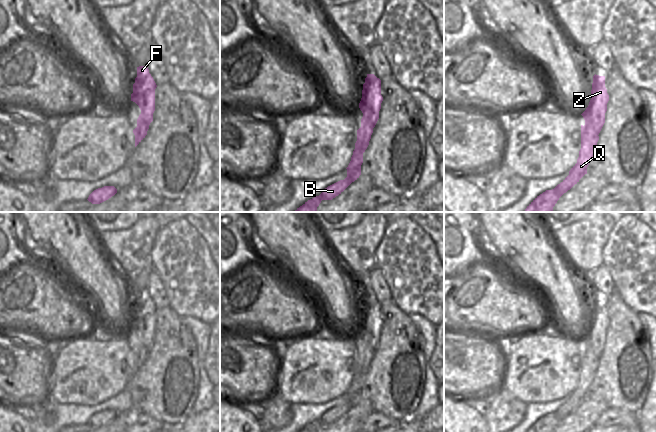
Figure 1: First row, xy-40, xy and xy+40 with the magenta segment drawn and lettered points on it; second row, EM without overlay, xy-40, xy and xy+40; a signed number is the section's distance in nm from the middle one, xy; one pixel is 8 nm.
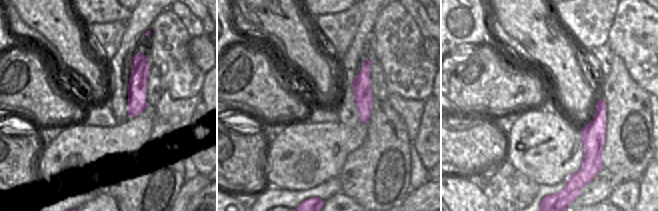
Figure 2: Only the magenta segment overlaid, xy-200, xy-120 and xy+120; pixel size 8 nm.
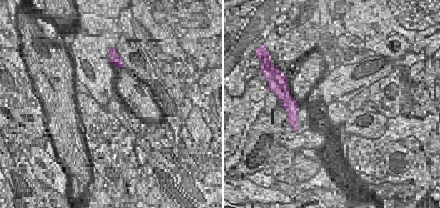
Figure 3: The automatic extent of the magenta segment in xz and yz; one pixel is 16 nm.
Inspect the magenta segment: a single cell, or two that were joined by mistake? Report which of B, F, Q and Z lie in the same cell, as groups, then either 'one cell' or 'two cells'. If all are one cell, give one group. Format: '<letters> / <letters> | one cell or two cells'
B Q / F Z | two cells

